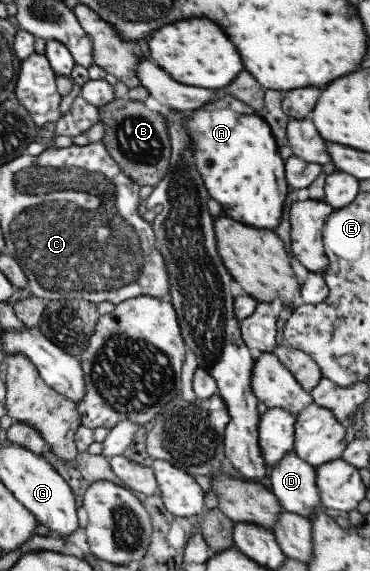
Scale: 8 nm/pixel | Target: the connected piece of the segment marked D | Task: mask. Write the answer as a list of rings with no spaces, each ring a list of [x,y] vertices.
[[[292,451],[269,470],[269,491],[285,511],[299,514],[311,522],[315,518],[312,507],[319,506],[314,475],[314,467],[300,460]]]

